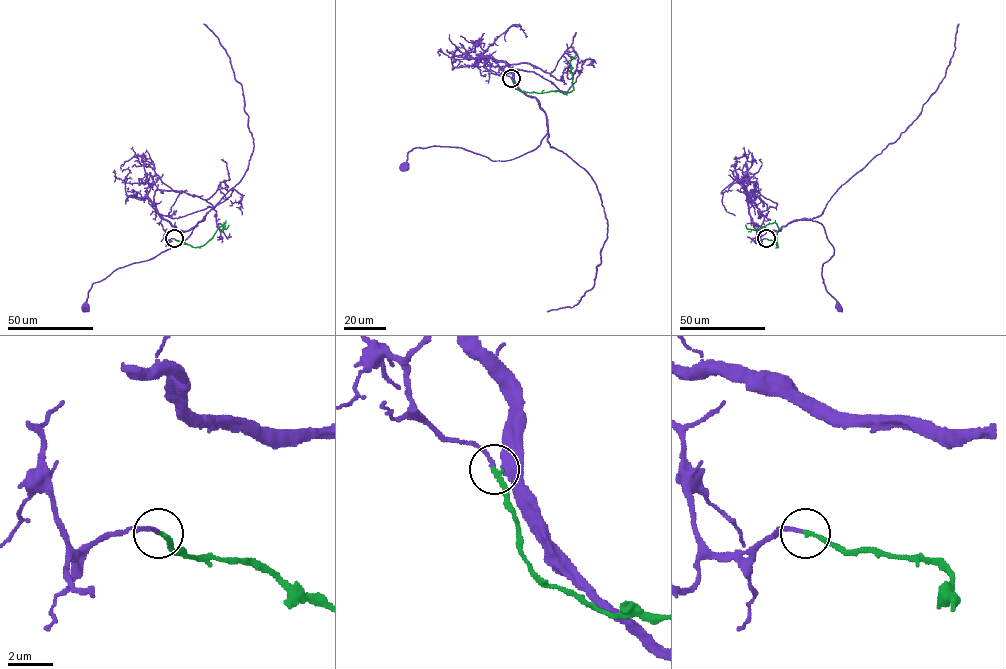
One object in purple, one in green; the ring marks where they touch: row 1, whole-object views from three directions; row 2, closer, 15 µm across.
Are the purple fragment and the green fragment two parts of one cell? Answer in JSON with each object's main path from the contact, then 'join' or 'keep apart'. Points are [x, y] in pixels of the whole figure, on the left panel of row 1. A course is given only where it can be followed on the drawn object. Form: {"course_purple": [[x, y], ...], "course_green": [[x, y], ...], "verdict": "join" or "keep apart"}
{"course_purple": [[174, 238], [166, 239], [162, 219], [182, 231], [204, 220], [171, 248], [116, 269], [94, 283], [84, 308]], "course_green": [[174, 238], [200, 246], [225, 222], [223, 230], [229, 225]], "verdict": "join"}

